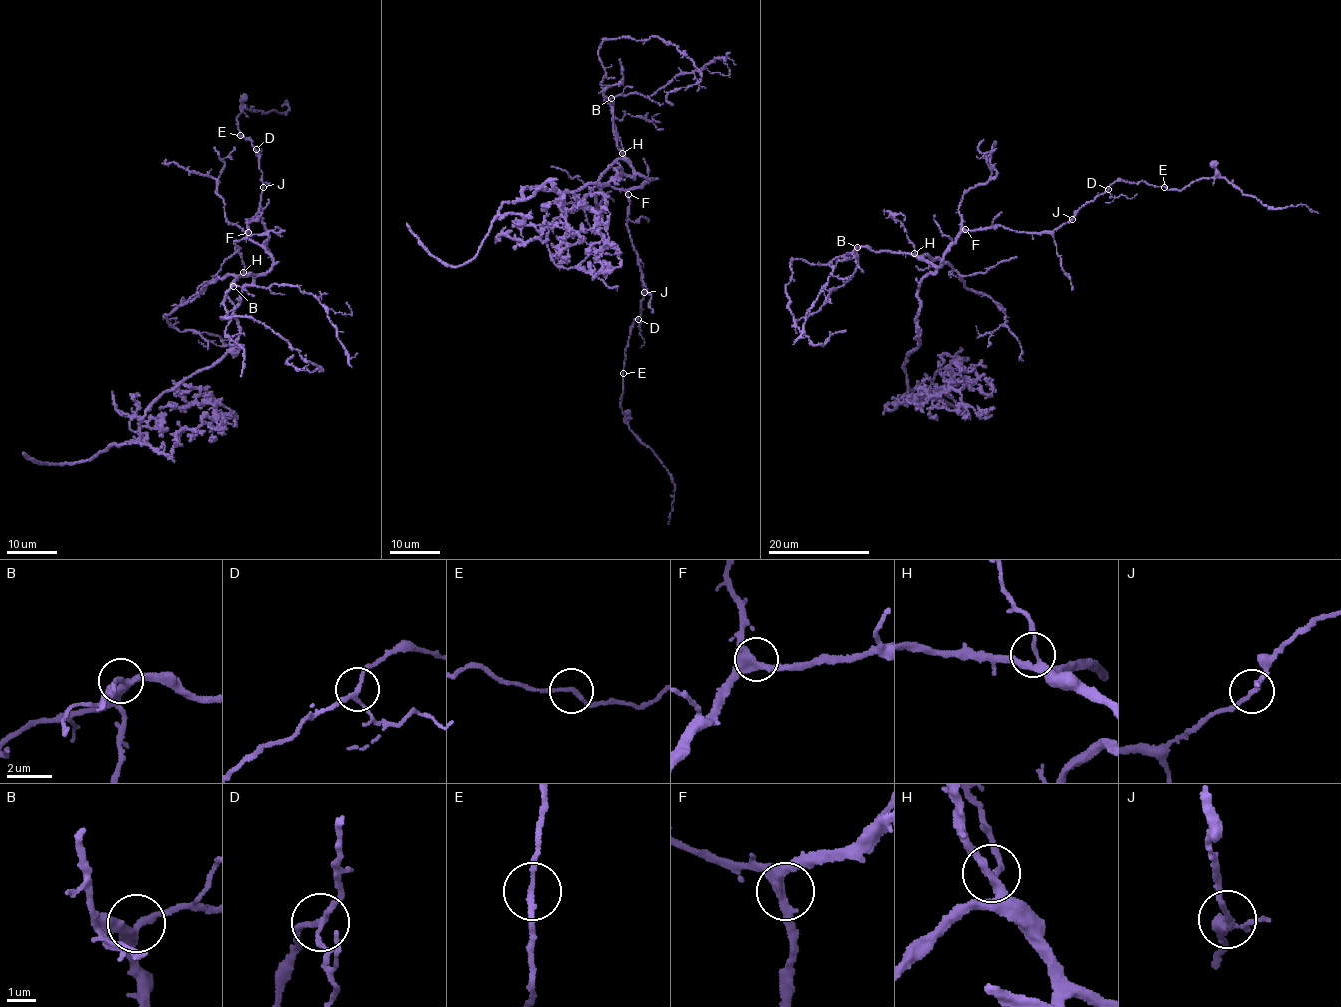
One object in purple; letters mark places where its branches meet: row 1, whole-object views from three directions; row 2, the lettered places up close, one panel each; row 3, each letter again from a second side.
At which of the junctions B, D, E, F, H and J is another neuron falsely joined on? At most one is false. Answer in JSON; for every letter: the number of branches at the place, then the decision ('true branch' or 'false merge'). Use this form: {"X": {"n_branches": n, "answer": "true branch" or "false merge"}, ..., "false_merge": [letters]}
{"B": {"n_branches": 3, "answer": "true branch"}, "D": {"n_branches": 3, "answer": "true branch"}, "E": {"n_branches": 2, "answer": "true branch"}, "F": {"n_branches": 3, "answer": "true branch"}, "H": {"n_branches": 3, "answer": "true branch"}, "J": {"n_branches": 3, "answer": "true branch"}, "false_merge": []}

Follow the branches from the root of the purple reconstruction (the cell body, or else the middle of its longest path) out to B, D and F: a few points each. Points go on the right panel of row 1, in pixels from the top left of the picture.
B: (936, 266), (912, 255), (857, 247)
D: (936, 266), (941, 265), (943, 256), (962, 231), (1003, 226), (1016, 232), (1054, 231), (1108, 190)
F: (936, 266), (941, 265), (943, 256), (965, 229)

